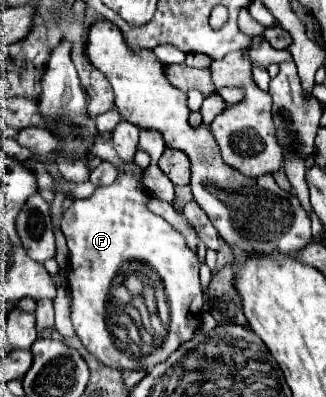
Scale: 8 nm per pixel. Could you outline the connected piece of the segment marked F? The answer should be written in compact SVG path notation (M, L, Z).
M119 174L115 184L107 188L97 188L93 196L75 200L67 212L63 214L61 230L67 238L69 246L69 266L67 266L67 282L69 282L69 298L71 298L71 324L75 334L81 338L83 346L107 368L119 368L130 372L136 367L149 370L147 361L138 363L129 357L129 346L115 340L107 324L107 300L111 282L115 278L115 260L141 260L153 272L159 274L169 308L171 322L167 336L157 348L155 364L163 362L171 352L175 352L183 342L191 340L199 328L203 292L199 280L199 260L185 244L183 236L161 216L147 210L145 202L149 192L145 192L143 184L129 174Z

